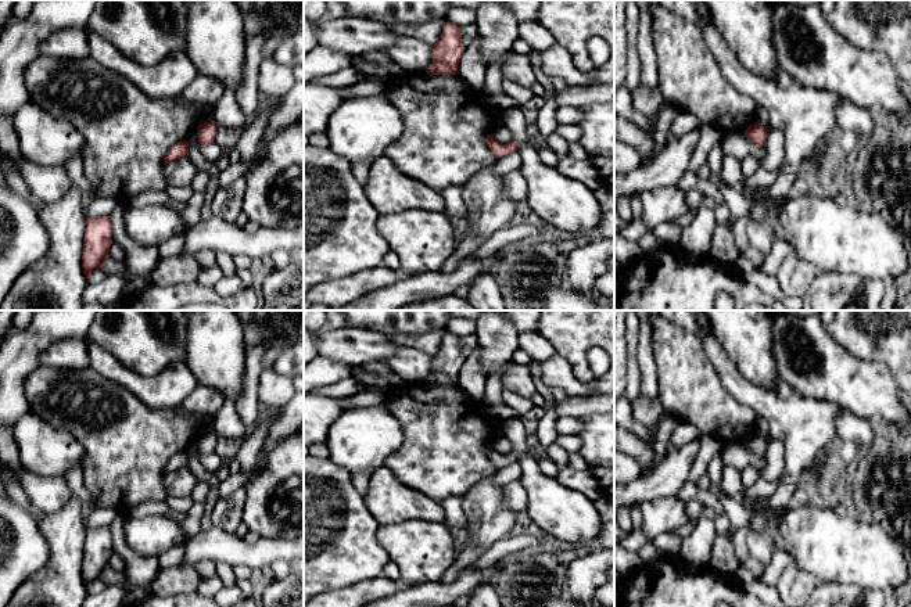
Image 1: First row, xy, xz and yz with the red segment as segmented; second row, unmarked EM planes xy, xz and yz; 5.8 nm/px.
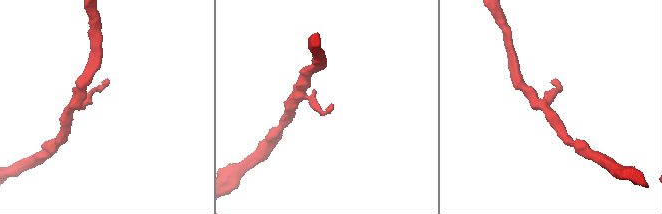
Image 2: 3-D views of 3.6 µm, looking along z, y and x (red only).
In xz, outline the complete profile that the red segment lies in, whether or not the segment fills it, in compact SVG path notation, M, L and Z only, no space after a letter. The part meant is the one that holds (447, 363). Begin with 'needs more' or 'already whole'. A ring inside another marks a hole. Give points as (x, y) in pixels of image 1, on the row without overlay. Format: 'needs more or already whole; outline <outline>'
already whole; outline M456 334L444 335L440 351L433 356L433 374L426 381L428 385L459 385L458 376L466 360L460 341Z

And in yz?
already whole; outline M754 432L753 435L750 435L746 439L745 446L758 457L765 457L767 456L768 442L764 437L761 437L757 432Z

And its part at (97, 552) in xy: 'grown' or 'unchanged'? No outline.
unchanged

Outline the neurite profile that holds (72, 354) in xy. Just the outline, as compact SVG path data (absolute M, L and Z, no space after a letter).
M67 338L53 342L37 360L39 366L60 370L83 370L89 367L89 345L86 338Z

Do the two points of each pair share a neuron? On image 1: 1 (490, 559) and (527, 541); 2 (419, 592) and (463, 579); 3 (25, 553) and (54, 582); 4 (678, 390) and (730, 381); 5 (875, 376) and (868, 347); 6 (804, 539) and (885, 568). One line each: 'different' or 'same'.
1: same
2: same
3: different
4: different
5: different
6: same

